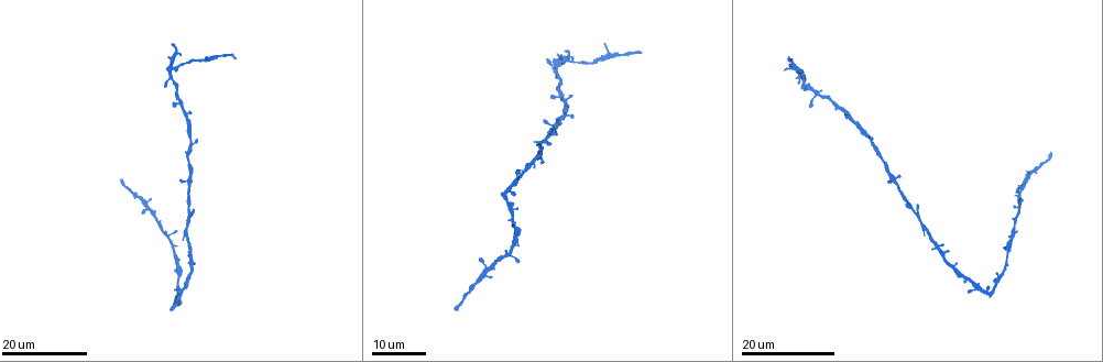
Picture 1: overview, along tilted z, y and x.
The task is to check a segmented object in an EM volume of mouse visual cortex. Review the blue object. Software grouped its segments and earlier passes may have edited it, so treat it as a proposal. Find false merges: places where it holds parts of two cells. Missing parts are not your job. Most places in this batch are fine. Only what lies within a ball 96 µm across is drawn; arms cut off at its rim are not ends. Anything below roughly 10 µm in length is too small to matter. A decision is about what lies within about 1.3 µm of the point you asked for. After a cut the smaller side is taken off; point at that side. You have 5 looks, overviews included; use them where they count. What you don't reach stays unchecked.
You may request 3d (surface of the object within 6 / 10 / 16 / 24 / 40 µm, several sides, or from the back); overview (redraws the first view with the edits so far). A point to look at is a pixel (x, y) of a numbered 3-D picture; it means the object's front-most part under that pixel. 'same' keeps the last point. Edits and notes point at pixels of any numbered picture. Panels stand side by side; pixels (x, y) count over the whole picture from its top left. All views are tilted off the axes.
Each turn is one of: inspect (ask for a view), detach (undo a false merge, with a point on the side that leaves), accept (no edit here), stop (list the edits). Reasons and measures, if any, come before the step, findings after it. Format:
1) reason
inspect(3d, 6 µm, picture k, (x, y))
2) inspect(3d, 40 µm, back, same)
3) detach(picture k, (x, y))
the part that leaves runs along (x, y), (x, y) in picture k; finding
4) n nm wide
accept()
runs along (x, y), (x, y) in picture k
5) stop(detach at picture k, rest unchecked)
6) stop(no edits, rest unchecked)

thick turns thin
inspect(3d, 16 µm, picture 1, (1013, 228))

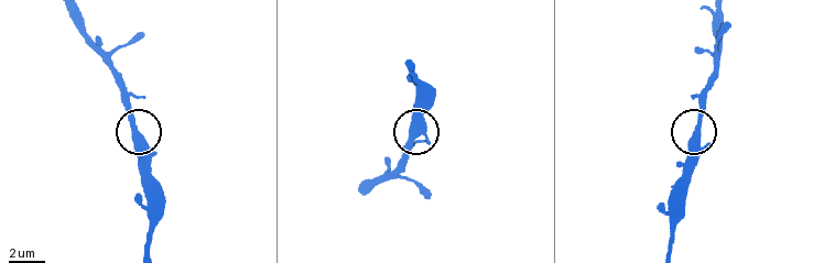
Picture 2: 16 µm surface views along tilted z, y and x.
closer look
inspect(3d, 10 µm, picture 2, (697, 131))

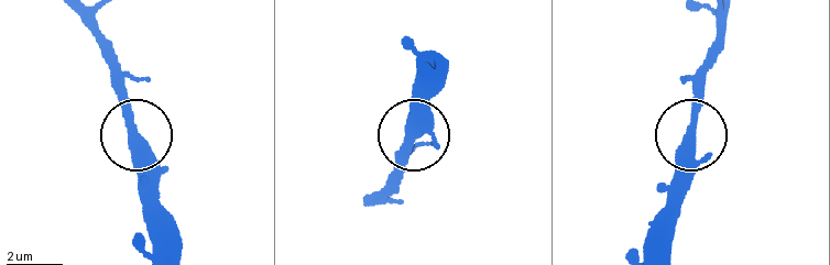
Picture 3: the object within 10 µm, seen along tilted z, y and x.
accept()
runs along (154, 254), (143, 146), (116, 72) in picture 3; all the same cell

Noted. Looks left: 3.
sudden change in width
inspect(3d, 16 µm, picture 1, (155, 215))

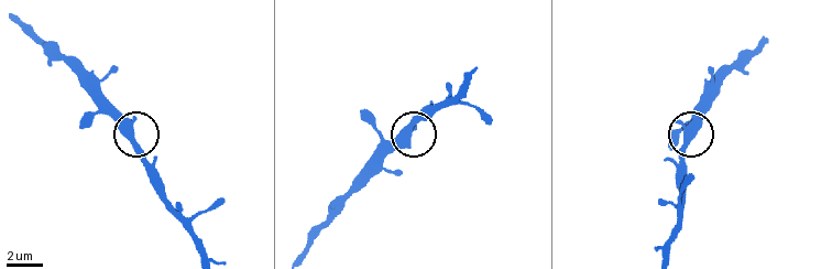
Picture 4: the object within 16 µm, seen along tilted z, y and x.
inspect(3d, 6 µm, picture 4, (685, 136))

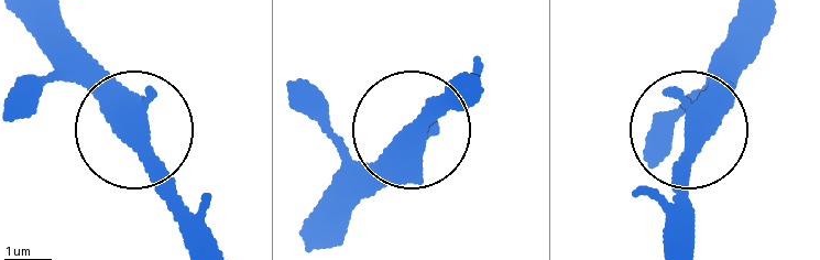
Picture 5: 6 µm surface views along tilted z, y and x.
inspect(3d, 6 µm, back, picture 5, (136, 128))

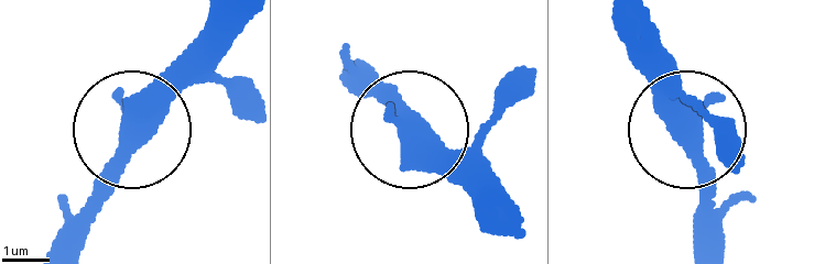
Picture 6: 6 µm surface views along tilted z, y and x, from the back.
accept()
runs along (47, 250), (115, 151), (221, 61) in picture 6; continuous, no second cell

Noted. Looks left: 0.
stop(no edits, rest unchecked)

